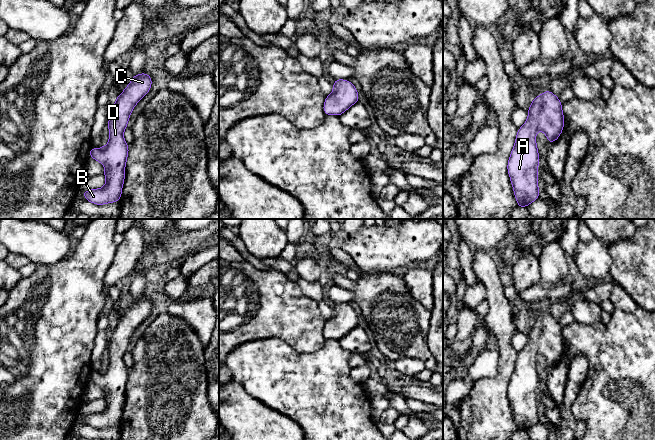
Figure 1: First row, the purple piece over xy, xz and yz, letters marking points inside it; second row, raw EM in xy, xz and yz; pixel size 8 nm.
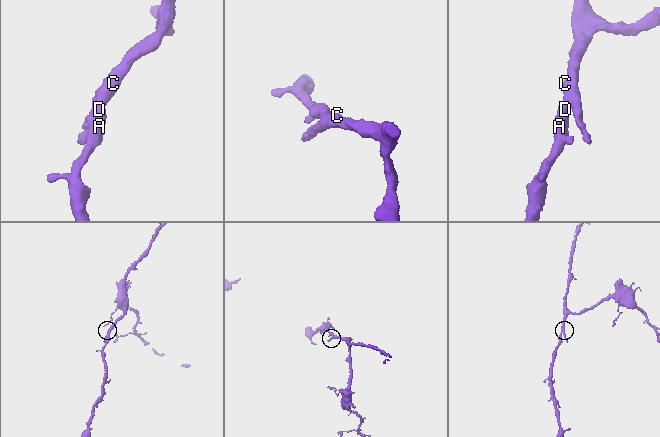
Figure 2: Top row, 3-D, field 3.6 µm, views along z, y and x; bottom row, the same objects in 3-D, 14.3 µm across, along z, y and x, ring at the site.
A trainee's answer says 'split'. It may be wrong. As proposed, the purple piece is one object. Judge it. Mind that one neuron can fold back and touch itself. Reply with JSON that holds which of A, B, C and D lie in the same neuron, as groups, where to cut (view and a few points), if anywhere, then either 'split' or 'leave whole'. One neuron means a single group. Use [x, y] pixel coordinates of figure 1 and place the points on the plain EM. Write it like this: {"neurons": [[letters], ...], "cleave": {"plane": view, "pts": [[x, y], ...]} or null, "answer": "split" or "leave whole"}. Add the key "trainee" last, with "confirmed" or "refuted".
{"neurons": [["A", "B", "C", "D"]], "cleave": null, "answer": "leave whole", "trainee": "refuted"}

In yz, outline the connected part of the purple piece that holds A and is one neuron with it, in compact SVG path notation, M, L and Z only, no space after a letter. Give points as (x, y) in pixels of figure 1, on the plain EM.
M547 314L535 321L528 333L528 343L517 355L507 388L517 431L528 431L539 423L537 355L542 354L548 367L554 367L563 352L564 338L558 320Z

